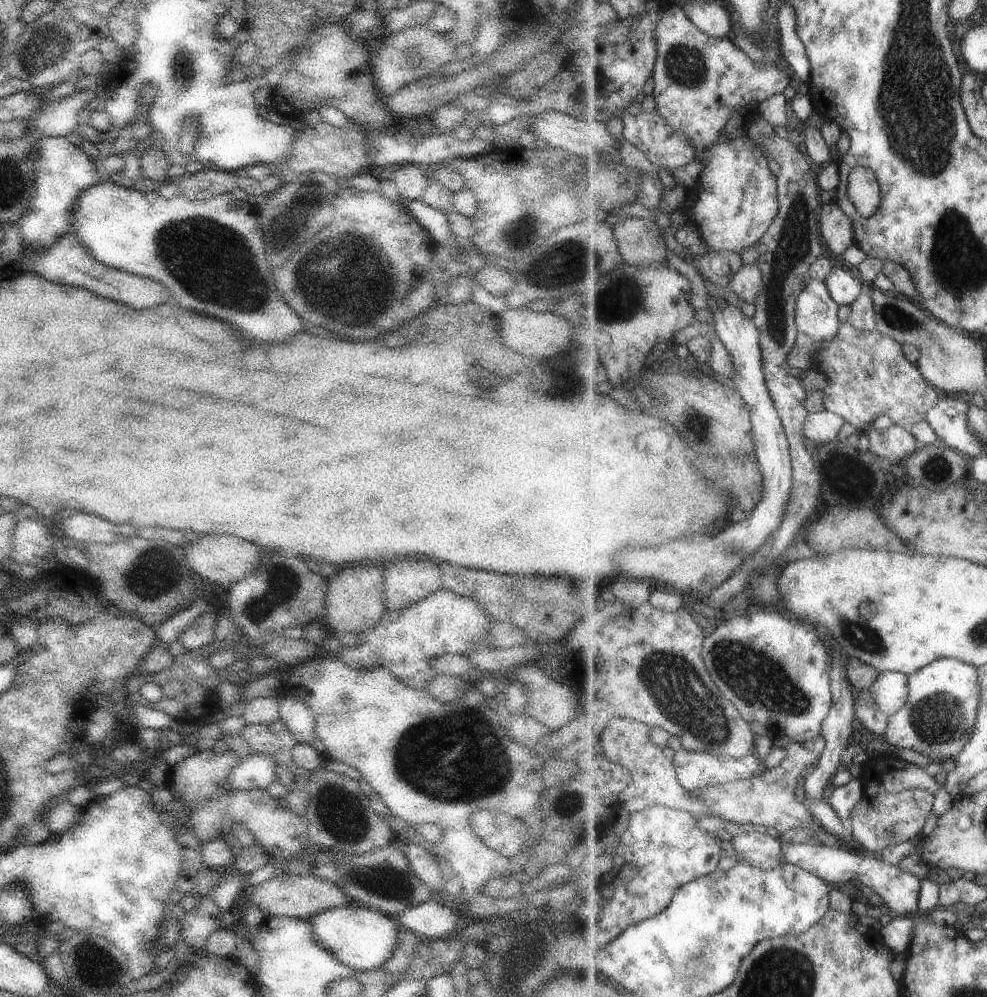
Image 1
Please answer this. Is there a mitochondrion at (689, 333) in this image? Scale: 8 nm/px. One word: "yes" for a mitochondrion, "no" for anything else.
no

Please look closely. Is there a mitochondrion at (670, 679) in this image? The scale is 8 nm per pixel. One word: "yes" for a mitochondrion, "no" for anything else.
yes

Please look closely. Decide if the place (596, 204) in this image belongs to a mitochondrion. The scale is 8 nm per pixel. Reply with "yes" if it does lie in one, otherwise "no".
no

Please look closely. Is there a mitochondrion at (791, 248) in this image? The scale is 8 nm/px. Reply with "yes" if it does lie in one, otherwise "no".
yes

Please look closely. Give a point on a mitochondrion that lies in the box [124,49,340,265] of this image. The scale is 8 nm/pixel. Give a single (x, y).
(182, 68)

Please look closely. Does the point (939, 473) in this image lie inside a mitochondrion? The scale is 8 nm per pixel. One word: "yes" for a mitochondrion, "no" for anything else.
no

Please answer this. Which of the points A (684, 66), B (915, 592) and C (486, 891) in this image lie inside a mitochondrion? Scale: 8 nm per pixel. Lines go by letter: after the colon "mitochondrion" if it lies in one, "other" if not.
A: mitochondrion
B: other
C: other

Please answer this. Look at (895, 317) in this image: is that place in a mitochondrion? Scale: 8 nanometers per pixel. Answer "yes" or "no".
yes

